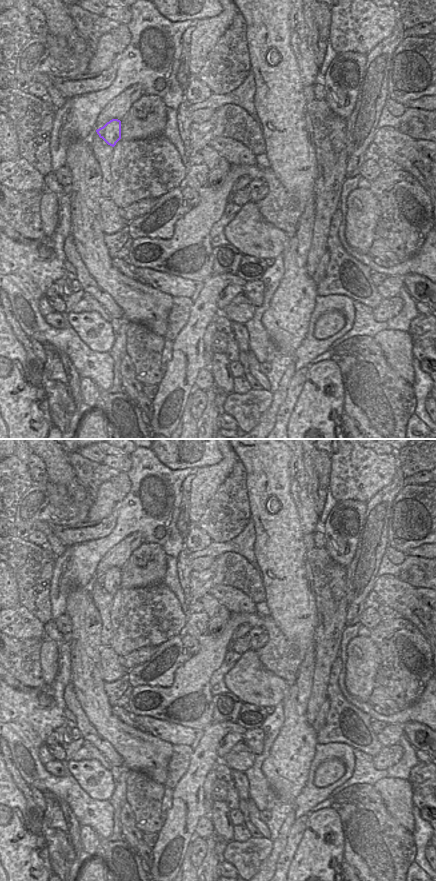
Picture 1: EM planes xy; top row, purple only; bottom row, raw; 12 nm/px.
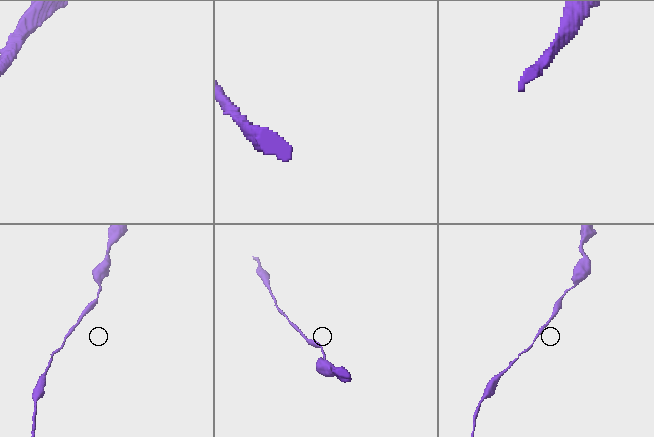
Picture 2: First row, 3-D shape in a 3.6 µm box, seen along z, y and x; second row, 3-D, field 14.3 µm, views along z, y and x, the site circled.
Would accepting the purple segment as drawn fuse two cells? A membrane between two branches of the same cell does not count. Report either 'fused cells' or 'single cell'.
single cell

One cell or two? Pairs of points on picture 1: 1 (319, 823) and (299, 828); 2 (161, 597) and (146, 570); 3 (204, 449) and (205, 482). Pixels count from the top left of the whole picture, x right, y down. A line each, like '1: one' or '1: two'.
1: two
2: two
3: two

